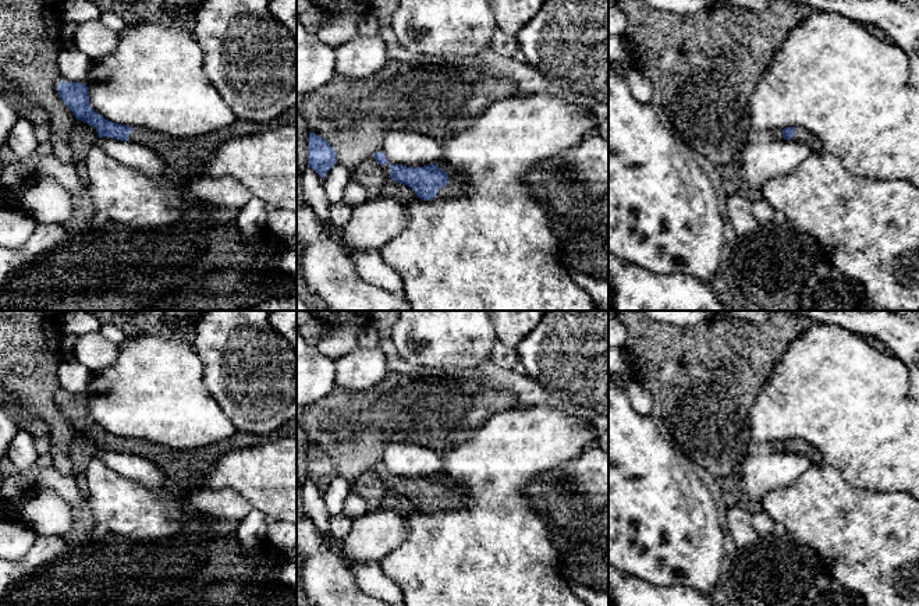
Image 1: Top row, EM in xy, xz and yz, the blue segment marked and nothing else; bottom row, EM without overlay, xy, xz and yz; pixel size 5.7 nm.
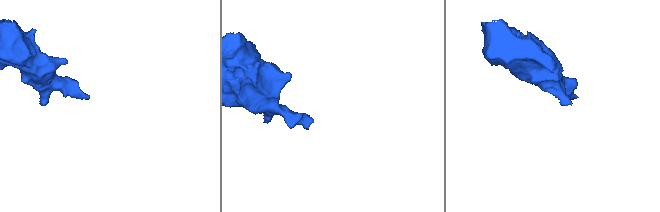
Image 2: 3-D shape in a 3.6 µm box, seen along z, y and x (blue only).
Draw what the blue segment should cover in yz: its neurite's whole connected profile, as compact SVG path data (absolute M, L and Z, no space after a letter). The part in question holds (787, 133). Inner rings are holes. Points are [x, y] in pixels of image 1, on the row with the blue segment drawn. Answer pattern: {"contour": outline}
{"contour": "M788 127L781 131L784 139L806 143L813 152L822 150L819 141L802 127Z"}

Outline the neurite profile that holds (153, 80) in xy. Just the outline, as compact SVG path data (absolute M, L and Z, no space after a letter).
M157 24L125 26L116 50L95 61L86 79L89 106L106 120L174 138L194 138L237 121L202 70L203 53L192 31Z

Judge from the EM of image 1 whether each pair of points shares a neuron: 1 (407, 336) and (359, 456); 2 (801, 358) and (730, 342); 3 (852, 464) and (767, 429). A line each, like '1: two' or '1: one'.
1: two
2: two
3: one

